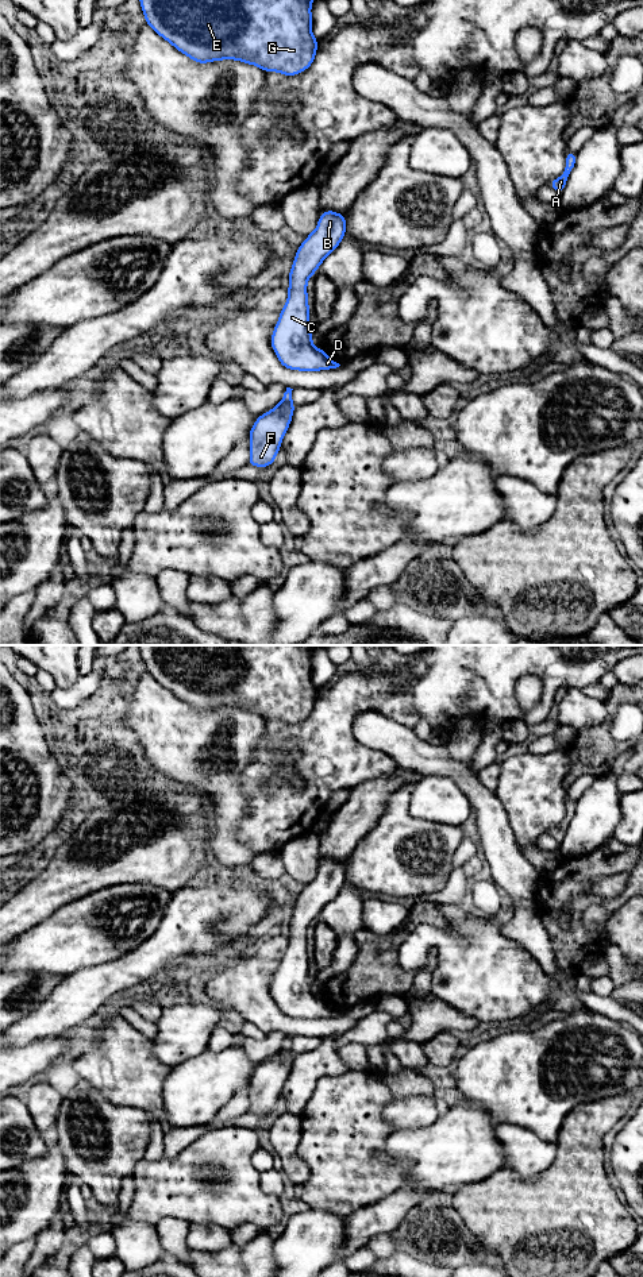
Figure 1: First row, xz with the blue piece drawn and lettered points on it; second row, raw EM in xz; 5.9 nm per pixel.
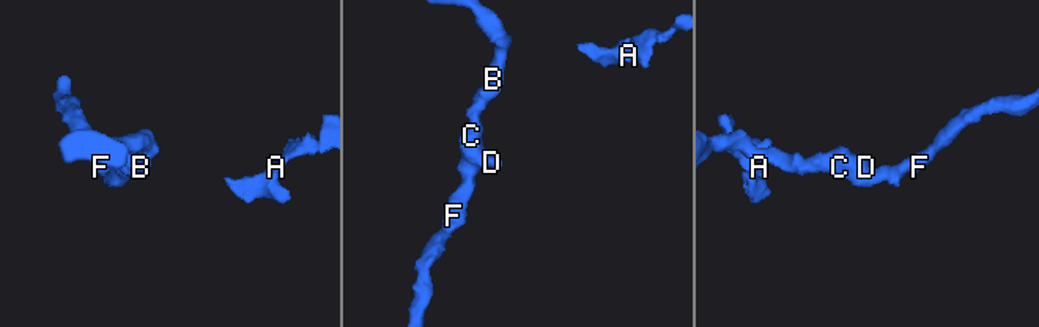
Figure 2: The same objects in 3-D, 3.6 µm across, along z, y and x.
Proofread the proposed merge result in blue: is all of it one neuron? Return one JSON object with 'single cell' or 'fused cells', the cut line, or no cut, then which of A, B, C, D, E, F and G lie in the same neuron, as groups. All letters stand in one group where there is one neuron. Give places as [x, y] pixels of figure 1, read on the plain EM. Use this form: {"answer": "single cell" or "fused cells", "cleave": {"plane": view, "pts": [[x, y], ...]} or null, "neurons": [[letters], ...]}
{"answer": "single cell", "cleave": null, "neurons": [["A", "B", "C", "D", "E", "F", "G"]]}

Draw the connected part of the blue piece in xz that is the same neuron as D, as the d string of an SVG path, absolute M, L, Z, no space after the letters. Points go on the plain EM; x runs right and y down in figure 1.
M324 859L316 877L297 895L289 919L288 949L280 960L280 968L270 987L280 1011L289 1018L317 1019L340 1014L322 996L315 996L312 992L307 930L320 911L339 894L344 881L346 864Z

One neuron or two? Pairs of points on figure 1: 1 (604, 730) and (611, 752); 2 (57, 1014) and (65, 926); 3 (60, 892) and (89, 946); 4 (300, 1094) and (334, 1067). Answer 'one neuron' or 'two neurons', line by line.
1: one neuron
2: two neurons
3: two neurons
4: one neuron

